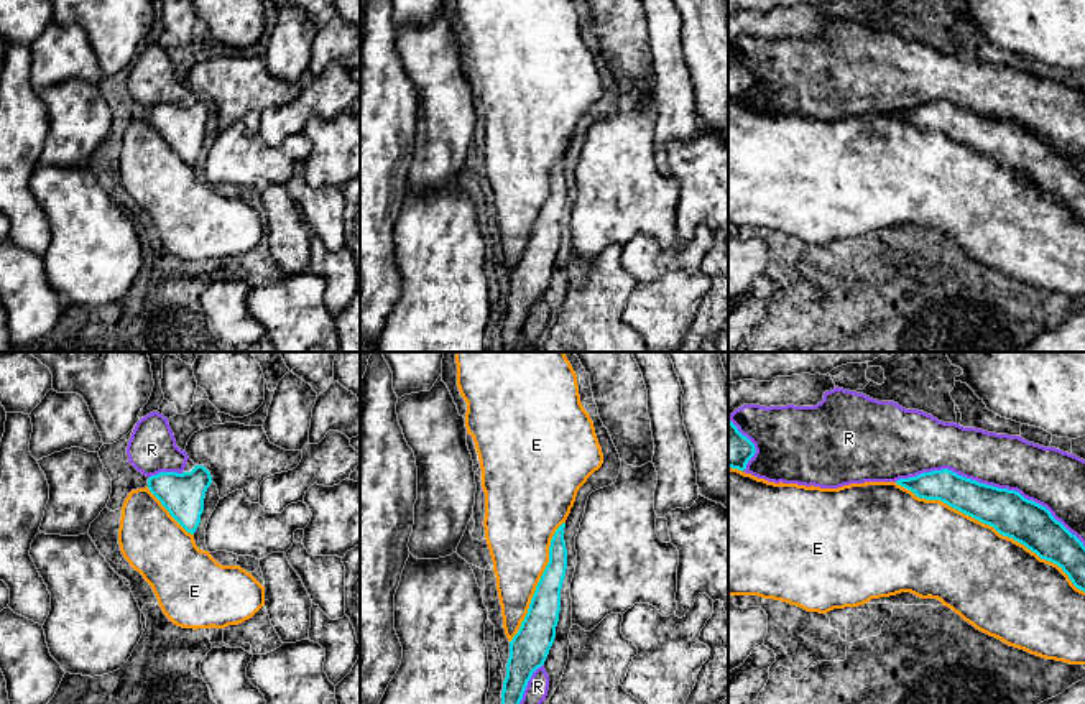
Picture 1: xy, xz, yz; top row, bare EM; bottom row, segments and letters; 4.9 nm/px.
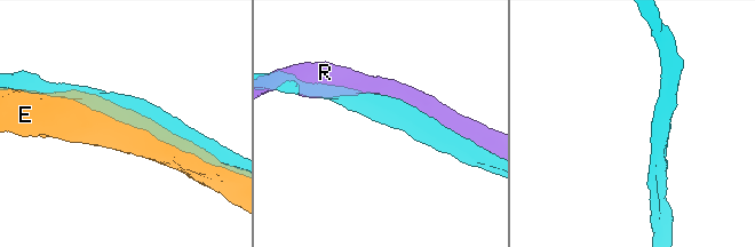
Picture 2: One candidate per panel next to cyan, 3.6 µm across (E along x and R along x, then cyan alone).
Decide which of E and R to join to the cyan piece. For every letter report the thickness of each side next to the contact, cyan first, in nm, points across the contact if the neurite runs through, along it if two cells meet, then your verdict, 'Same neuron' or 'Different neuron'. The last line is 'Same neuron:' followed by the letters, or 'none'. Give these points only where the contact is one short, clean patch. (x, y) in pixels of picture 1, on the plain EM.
E: Thickness 220 nm (cyan) against 440 nm. Same neuron
R: Thickness 220 nm (cyan) against 260 nm. Different neuron
Same neuron: E

